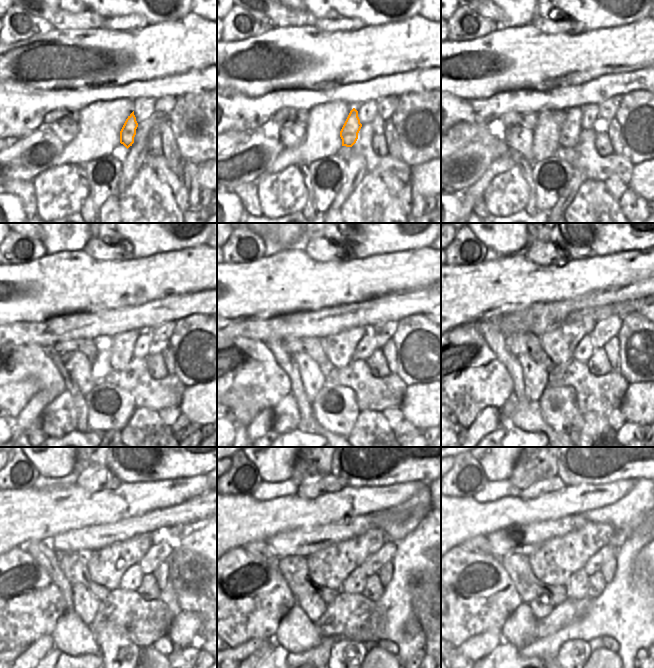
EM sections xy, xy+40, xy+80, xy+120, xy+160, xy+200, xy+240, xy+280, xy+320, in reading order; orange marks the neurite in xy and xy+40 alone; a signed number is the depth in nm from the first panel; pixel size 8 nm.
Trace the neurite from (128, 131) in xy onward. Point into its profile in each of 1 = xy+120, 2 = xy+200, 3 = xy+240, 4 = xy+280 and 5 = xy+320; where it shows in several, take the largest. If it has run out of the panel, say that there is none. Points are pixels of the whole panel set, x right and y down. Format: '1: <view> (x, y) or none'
1: xy+120 (122, 347)
2: xy+200 (558, 342)
3: xy+240 (106, 566)
4: xy+280 (329, 567)
5: xy+320 (553, 563)

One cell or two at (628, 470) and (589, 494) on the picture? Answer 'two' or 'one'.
two

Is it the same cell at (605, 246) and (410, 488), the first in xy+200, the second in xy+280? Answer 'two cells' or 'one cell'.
two cells

